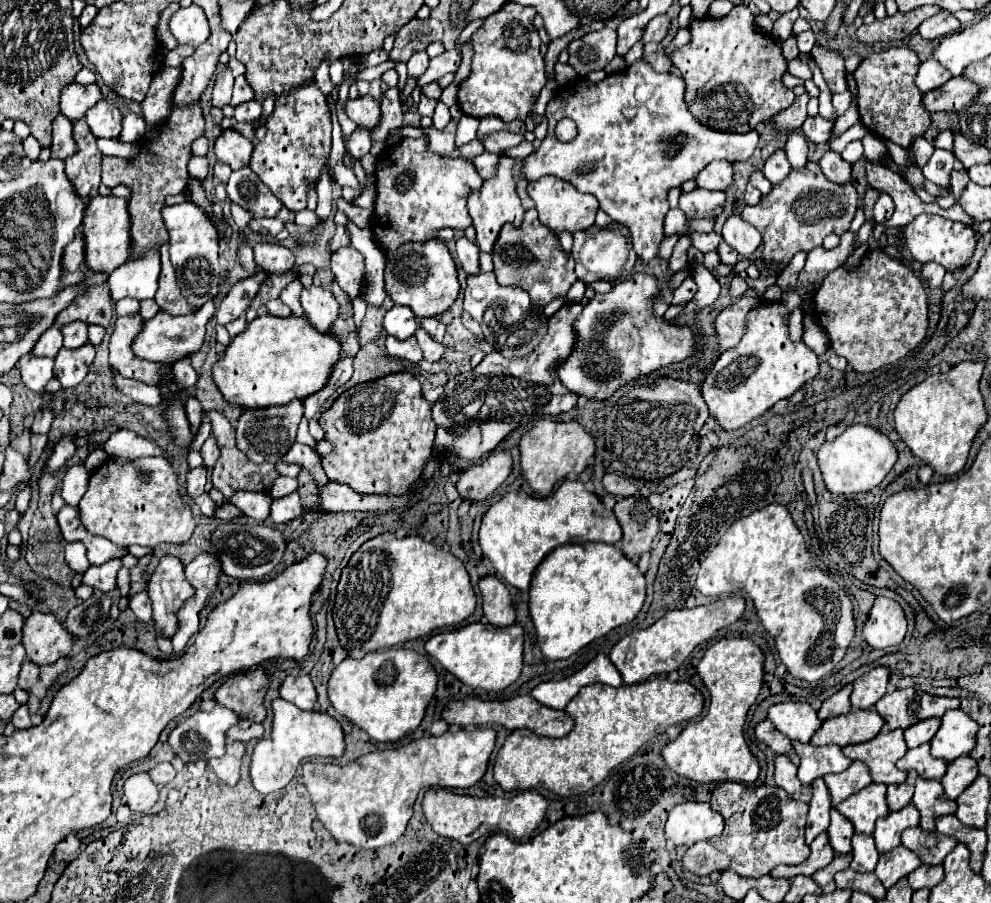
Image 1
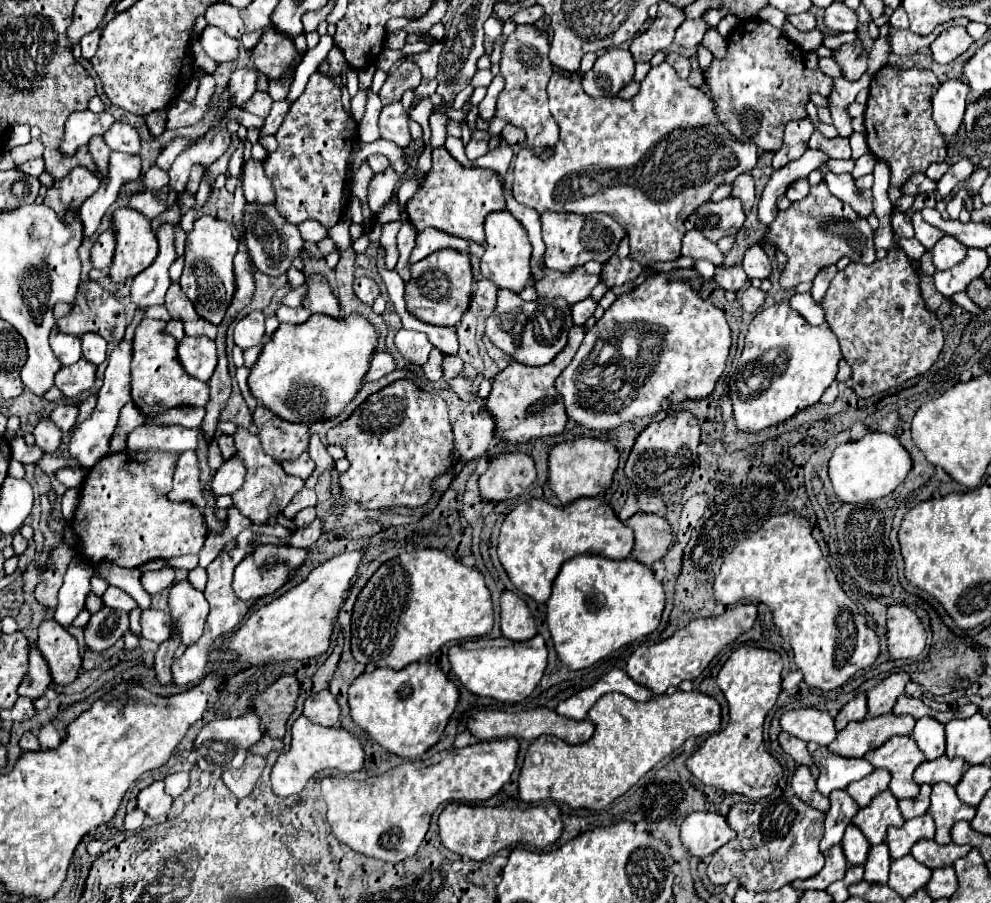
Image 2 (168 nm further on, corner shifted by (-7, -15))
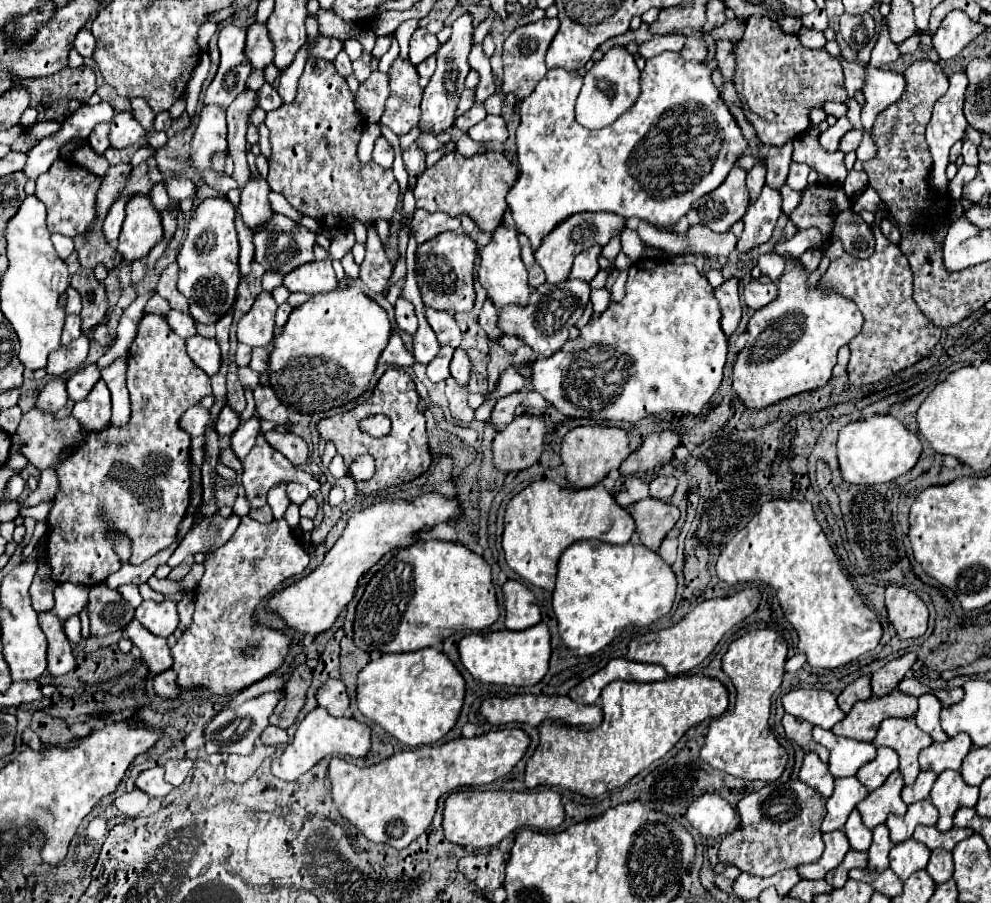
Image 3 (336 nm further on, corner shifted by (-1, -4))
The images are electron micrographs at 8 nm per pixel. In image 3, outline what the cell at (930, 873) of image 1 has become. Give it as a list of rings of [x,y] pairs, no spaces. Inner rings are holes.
[[[935,849],[931,851],[931,859],[927,865],[927,873],[935,883],[945,883],[953,877],[953,857],[949,851]]]

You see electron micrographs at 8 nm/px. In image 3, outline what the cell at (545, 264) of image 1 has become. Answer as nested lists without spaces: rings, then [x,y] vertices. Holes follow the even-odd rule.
[[[589,247],[587,251],[579,253],[575,257],[575,265],[569,273],[569,279],[581,279],[581,281],[589,283],[599,271],[599,263],[597,263],[599,253],[601,253],[601,247]]]

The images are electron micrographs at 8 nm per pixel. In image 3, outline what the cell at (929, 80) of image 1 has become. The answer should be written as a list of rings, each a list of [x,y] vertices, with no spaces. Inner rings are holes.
[[[953,73],[949,77],[949,89],[943,97],[937,99],[935,107],[933,107],[933,117],[927,125],[927,143],[929,143],[929,151],[933,155],[933,169],[931,169],[931,177],[929,183],[933,187],[933,191],[937,193],[945,193],[947,191],[947,177],[945,177],[945,167],[949,163],[949,149],[953,147],[953,143],[957,143],[965,129],[967,129],[967,121],[963,117],[963,97],[965,97],[965,87],[967,87],[967,77],[965,73]]]

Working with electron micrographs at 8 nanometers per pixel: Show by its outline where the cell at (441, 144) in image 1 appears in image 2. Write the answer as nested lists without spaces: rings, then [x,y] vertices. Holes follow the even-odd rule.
[[[481,130],[475,132],[475,134],[471,136],[471,142],[465,146],[467,158],[469,158],[469,160],[475,160],[475,158],[487,154],[487,152],[489,152],[489,140],[491,140],[491,136],[489,136],[487,132],[481,132]]]

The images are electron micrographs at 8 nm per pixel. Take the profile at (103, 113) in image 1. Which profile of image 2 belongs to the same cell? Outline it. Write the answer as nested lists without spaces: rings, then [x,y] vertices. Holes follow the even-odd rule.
[[[115,122],[105,134],[105,142],[111,150],[117,150],[117,152],[125,152],[125,154],[141,152],[141,138],[137,130],[127,122]]]

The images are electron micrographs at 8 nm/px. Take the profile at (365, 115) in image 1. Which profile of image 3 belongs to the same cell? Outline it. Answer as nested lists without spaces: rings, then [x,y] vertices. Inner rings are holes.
[[[395,59],[389,69],[391,95],[387,99],[381,125],[389,127],[397,135],[405,135],[411,127],[419,123],[419,103],[423,89],[419,87],[417,69],[403,59]]]

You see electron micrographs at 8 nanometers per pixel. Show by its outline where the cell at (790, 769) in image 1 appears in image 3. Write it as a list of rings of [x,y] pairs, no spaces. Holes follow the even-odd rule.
[[[807,753],[803,757],[802,767],[798,774],[799,780],[806,783],[813,789],[816,787],[823,791],[825,799],[833,793],[833,775],[827,773],[827,765],[823,761],[819,761],[819,757],[815,753]],[[805,763],[805,767],[803,766]],[[820,781],[823,781],[823,785],[819,787]]]

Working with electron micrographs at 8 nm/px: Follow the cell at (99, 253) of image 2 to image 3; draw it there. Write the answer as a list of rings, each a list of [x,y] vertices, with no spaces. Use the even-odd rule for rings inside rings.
[[[119,197],[111,205],[111,209],[103,221],[103,235],[105,235],[107,243],[117,241],[117,237],[119,237],[119,231],[121,231],[123,219],[125,219],[125,203],[127,203],[127,197]]]

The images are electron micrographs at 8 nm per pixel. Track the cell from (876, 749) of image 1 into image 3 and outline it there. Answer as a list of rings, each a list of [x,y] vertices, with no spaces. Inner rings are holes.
[[[885,719],[873,739],[875,747],[891,747],[899,755],[899,773],[905,785],[913,785],[919,775],[917,755],[923,747],[929,747],[933,739],[919,731],[913,719]]]

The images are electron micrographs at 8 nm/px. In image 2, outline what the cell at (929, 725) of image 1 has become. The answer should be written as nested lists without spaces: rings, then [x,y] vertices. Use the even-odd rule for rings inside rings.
[[[923,716],[923,720],[917,720],[913,738],[925,752],[927,760],[935,760],[945,754],[945,726],[935,718]]]

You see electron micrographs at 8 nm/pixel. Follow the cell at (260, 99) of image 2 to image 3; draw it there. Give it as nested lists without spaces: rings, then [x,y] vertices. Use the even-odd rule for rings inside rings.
[[[265,83],[261,89],[257,89],[257,107],[261,107],[263,111],[273,111],[273,109],[277,109],[281,103],[283,103],[283,101],[281,101],[279,93],[277,93],[269,83]]]

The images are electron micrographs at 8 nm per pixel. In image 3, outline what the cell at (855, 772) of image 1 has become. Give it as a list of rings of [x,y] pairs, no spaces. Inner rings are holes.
[[[879,747],[879,753],[873,761],[865,763],[859,771],[857,771],[857,779],[863,787],[867,787],[869,791],[877,789],[887,777],[889,773],[893,773],[897,769],[897,753],[889,747]]]

